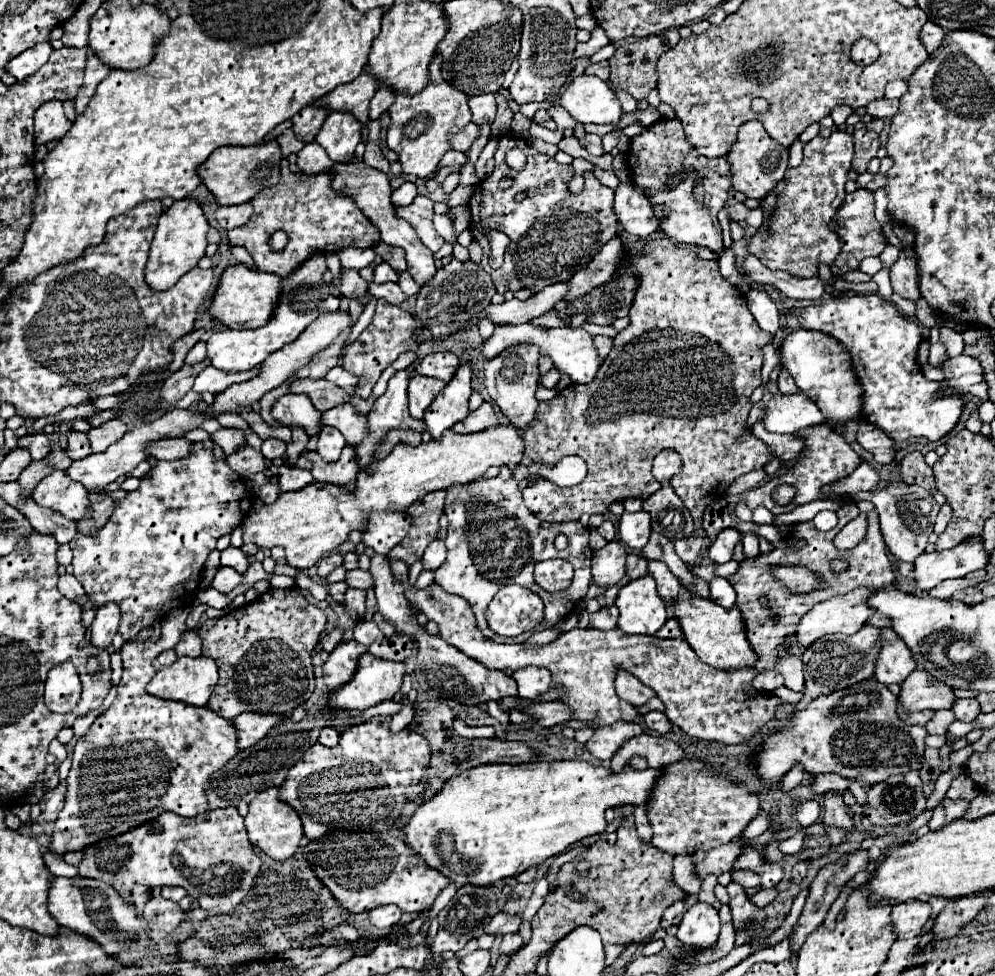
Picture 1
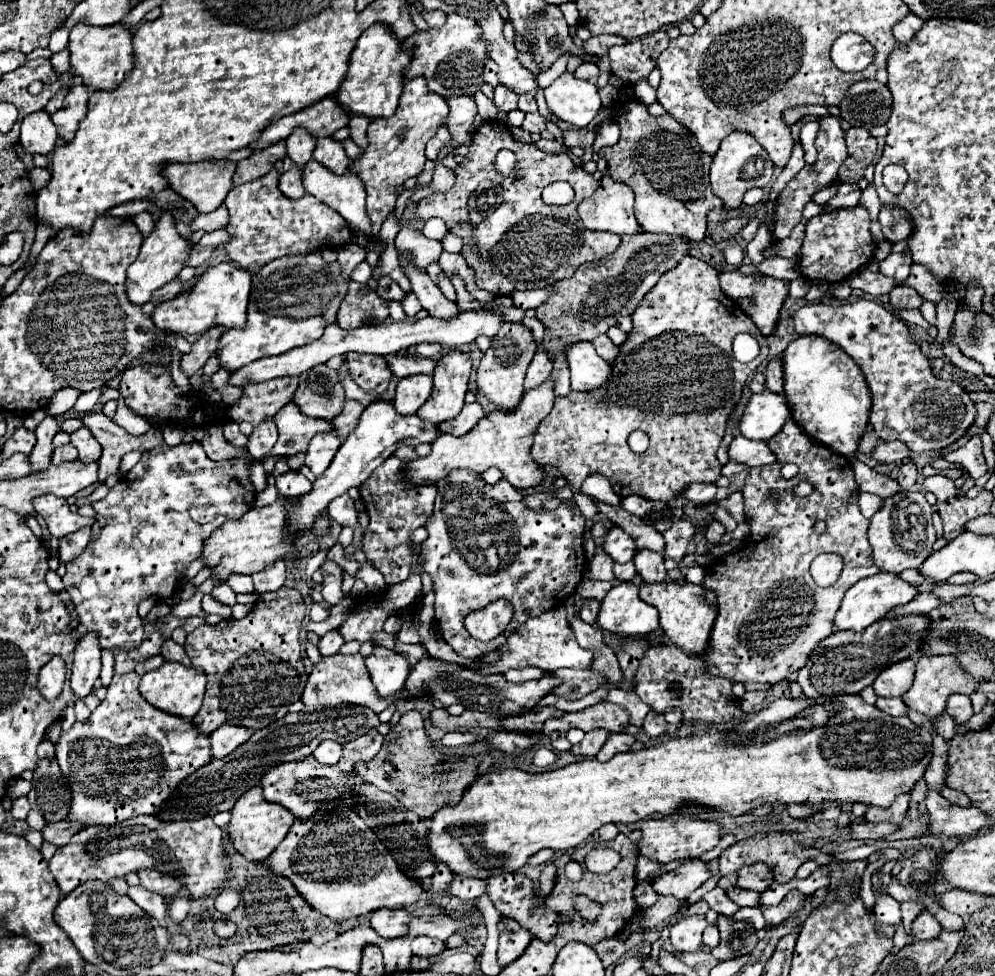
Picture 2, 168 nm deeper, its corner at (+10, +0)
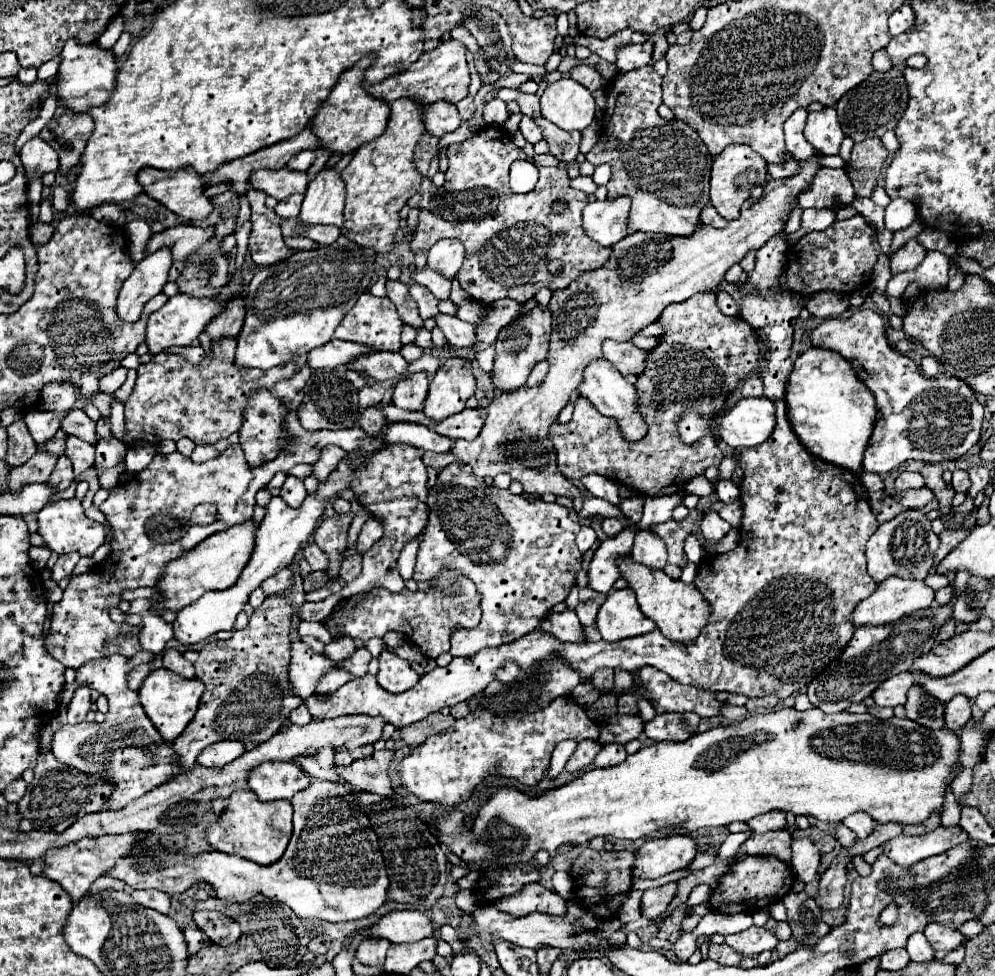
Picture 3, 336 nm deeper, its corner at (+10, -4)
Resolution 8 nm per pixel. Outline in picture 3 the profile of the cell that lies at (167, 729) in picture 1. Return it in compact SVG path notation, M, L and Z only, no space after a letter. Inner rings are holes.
M142 650L132 658L114 656L114 658L94 660L90 664L80 666L76 670L75 683L66 686L58 695L60 705L66 707L75 689L80 685L86 685L92 690L98 690L110 702L110 710L106 714L104 724L96 724L96 722L82 722L76 726L66 724L60 730L56 730L52 736L52 754L62 764L72 766L86 774L104 776L116 784L114 794L106 802L110 810L118 810L120 806L126 806L128 802L144 796L148 790L154 790L156 786L162 786L166 780L178 774L178 756L172 750L172 744L166 744L162 740L158 730L152 726L150 718L144 714L138 702L138 694L126 686L128 672L142 662L150 662L152 658L154 656L150 652Z

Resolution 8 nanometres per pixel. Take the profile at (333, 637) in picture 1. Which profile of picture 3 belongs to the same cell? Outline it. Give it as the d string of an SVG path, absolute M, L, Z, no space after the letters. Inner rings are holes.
M342 636L342 638L334 638L330 644L326 644L326 650L324 654L334 660L334 662L342 662L342 660L348 660L354 652L356 652L356 644L350 636Z

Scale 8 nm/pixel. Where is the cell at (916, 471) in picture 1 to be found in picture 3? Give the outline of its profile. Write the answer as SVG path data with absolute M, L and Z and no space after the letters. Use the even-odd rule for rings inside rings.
M902 472L896 478L896 490L898 492L910 490L910 488L922 488L922 486L924 486L924 478L922 478L922 474L916 474L916 472Z

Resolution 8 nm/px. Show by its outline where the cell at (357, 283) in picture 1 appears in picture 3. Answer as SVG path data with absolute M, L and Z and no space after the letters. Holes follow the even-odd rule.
M364 292L358 298L356 306L346 314L346 318L336 328L334 338L364 344L364 346L370 346L372 350L378 350L378 352L400 352L400 348L402 348L402 342L400 342L402 326L404 326L404 322L400 320L396 306L390 302L390 298L376 298L370 292Z

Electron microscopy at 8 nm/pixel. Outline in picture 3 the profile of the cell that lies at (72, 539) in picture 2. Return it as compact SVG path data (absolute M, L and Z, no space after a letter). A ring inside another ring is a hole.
M76 552L60 556L60 558L58 558L58 562L56 562L56 564L54 564L54 568L52 568L52 580L54 580L54 582L60 582L62 578L70 576L78 560L80 560L80 556L78 556Z

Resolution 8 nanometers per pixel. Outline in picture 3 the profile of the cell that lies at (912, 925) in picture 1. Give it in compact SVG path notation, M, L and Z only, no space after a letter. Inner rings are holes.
M936 922L928 924L926 930L924 930L924 934L930 940L930 944L934 946L934 950L936 950L938 956L944 956L946 952L956 950L960 944L964 944L968 940L968 936L960 934L958 930L942 926L942 924L936 924Z

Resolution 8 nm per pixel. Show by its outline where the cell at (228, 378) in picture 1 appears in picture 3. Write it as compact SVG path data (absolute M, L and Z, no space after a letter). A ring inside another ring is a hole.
M332 338L332 342L320 346L320 350L312 350L312 354L308 354L308 364L314 370L316 368L336 368L336 366L344 366L344 364L352 362L354 358L358 358L360 354L364 354L368 350L370 348L366 348L366 346Z

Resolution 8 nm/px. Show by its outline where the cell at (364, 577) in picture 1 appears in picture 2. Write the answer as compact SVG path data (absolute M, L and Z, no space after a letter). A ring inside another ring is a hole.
M326 560L326 562L322 564L322 570L324 570L322 596L324 596L324 600L326 600L328 604L338 604L338 602L344 598L344 594L342 594L342 590L340 590L344 570L342 570L338 564L330 562L330 560Z

